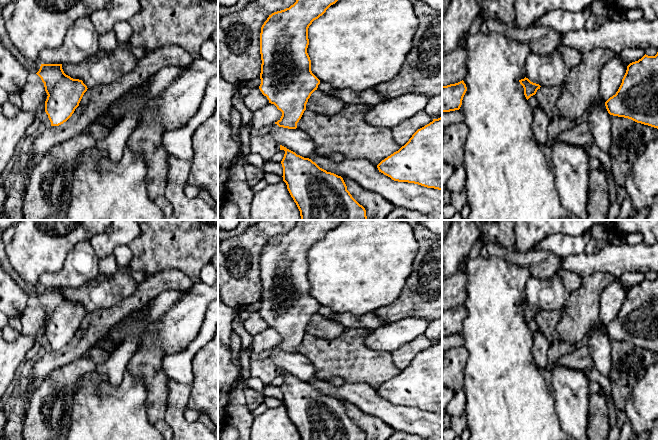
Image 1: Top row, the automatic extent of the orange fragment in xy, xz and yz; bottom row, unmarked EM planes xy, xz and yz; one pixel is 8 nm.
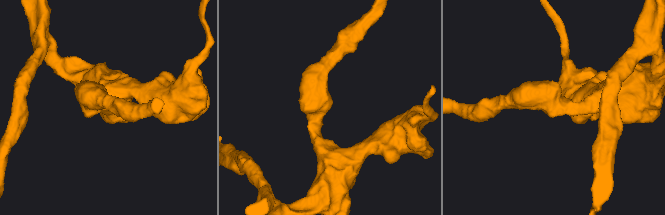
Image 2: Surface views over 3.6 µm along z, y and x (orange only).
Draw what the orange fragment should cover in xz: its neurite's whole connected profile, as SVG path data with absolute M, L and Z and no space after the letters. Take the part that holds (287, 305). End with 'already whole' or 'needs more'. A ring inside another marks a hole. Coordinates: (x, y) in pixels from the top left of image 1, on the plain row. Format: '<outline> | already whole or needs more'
M297 220L297 224L293 229L269 239L261 251L260 278L262 288L259 313L267 321L269 327L274 328L282 336L281 342L275 346L279 351L297 352L297 347L306 334L308 323L320 308L320 304L311 295L311 284L307 277L309 269L308 252L314 244L322 240L340 222L341 220Z | already whole

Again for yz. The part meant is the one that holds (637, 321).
M658 276L627 290L618 315L605 330L610 339L658 353Z | already whole

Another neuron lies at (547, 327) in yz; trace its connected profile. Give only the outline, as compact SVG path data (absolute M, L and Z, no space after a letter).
M563 309L554 311L541 310L535 318L538 331L545 336L550 344L554 342L556 326L562 316L562 313Z

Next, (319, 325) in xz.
M317 313L308 323L306 333L325 340L332 340L341 335L345 330L346 328L342 324Z

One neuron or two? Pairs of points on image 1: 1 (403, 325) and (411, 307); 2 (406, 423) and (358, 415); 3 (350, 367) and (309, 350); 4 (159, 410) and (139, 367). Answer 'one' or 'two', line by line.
1: two
2: two
3: one
4: one

